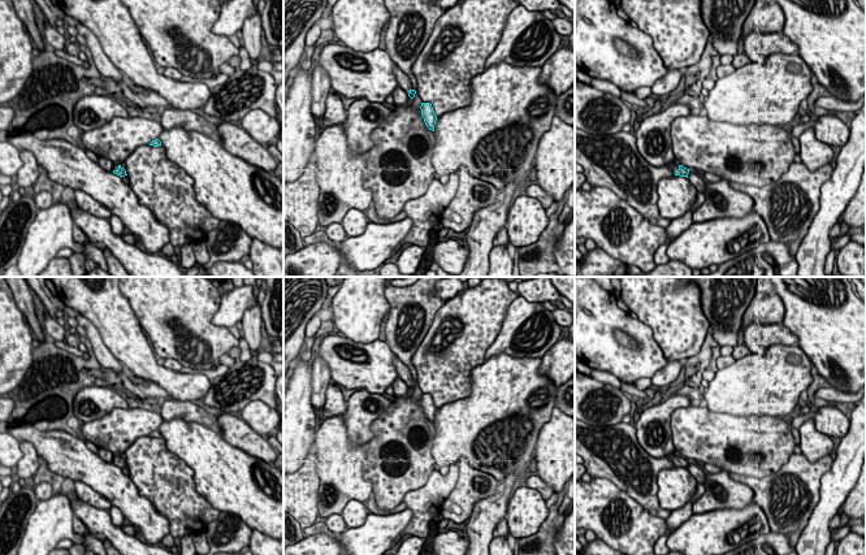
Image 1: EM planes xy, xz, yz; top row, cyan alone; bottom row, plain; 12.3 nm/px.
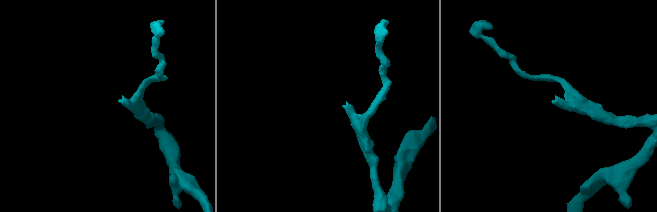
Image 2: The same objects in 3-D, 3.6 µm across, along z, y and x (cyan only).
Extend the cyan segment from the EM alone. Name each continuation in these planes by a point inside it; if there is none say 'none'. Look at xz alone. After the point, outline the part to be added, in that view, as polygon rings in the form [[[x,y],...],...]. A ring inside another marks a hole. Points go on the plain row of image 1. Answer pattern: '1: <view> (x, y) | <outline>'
1: xz (403, 372) | [[[395,355],[394,356],[394,365],[398,372],[398,377],[404,381],[407,385],[410,385],[412,380],[411,372],[406,364],[403,364],[399,357]]]

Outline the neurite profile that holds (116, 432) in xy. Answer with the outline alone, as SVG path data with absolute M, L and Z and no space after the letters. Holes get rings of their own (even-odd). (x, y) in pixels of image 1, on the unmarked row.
M114 408L101 419L82 424L79 435L114 455L124 454L138 438L159 430L164 419L143 408Z

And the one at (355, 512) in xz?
M352 499L343 507L341 516L343 517L347 529L352 529L361 526L368 513L365 503Z

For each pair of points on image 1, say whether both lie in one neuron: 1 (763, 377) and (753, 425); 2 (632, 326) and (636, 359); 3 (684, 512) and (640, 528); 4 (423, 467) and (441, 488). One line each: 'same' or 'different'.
1: different
2: same
3: different
4: different

